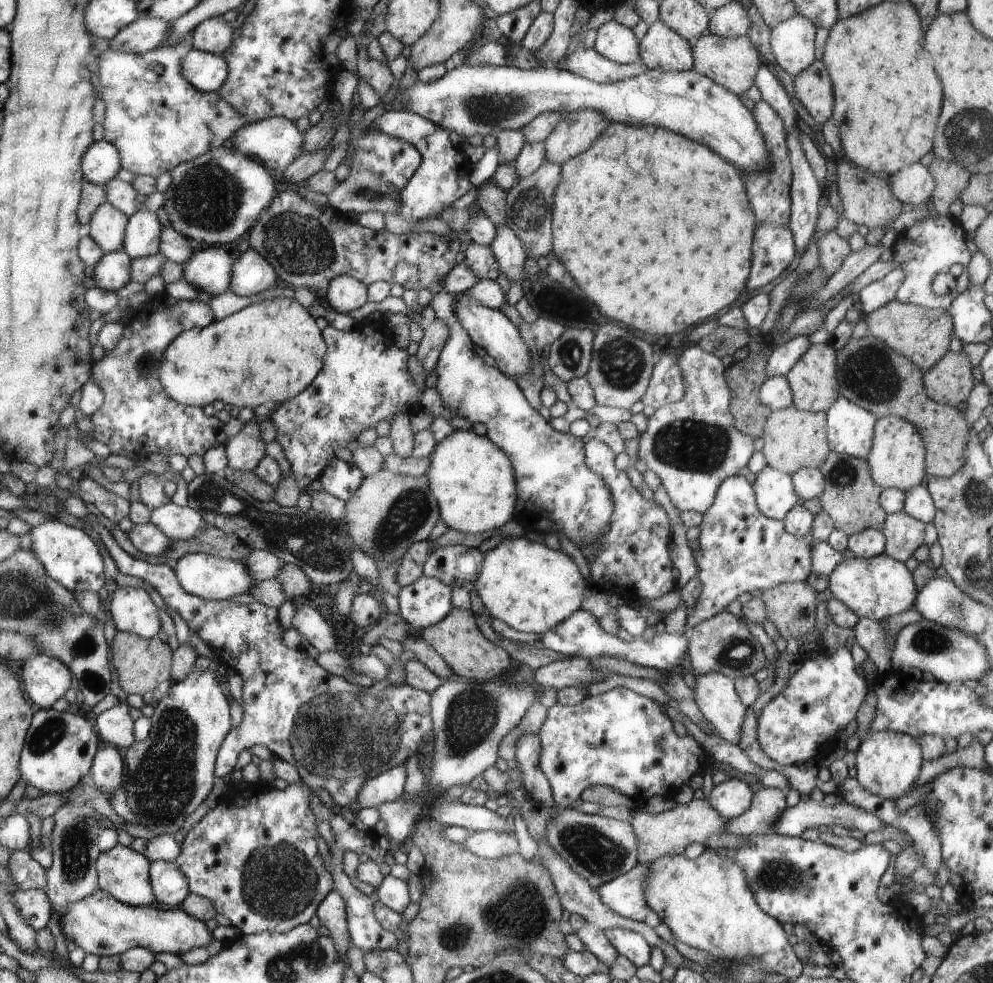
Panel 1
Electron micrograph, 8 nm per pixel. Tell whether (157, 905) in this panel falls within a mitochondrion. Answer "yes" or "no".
no

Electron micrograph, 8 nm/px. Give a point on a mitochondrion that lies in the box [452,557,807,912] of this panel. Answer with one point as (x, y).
(587, 846)

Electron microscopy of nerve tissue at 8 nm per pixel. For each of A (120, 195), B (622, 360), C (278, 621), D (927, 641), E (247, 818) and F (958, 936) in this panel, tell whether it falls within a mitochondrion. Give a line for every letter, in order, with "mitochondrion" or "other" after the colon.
A: other
B: mitochondrion
C: other
D: mitochondrion
E: other
F: other

